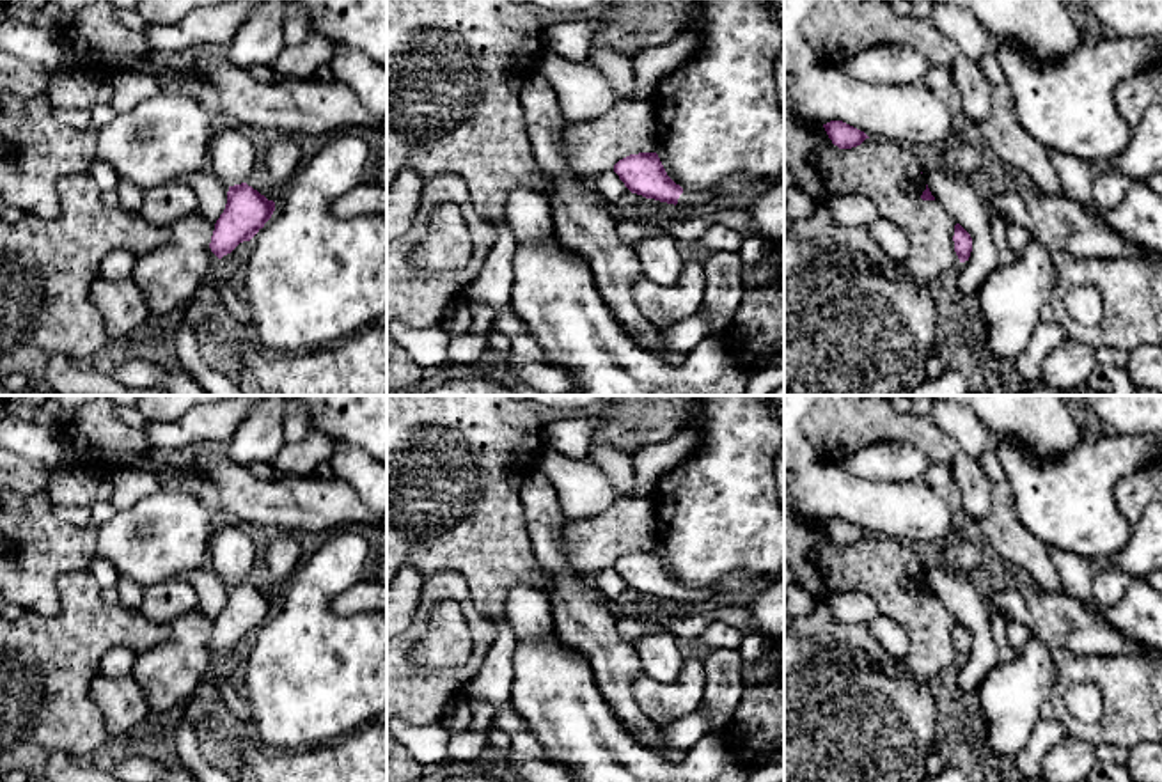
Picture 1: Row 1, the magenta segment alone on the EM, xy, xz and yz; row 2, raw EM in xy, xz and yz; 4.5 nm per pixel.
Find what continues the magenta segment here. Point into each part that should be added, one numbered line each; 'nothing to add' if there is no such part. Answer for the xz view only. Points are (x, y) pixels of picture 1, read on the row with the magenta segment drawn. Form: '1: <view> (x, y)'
1: xz (740, 181)

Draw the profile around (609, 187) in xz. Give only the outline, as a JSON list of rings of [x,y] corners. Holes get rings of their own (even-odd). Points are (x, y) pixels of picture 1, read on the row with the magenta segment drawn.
[[[614,168],[596,177],[594,186],[598,195],[610,204],[619,204],[621,197],[628,192]]]

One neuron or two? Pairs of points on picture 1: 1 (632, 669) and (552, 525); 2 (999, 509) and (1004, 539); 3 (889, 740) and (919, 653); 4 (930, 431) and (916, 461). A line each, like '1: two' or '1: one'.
1: one
2: one
3: two
4: two

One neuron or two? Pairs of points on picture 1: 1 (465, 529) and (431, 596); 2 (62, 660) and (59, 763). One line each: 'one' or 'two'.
1: two
2: two

